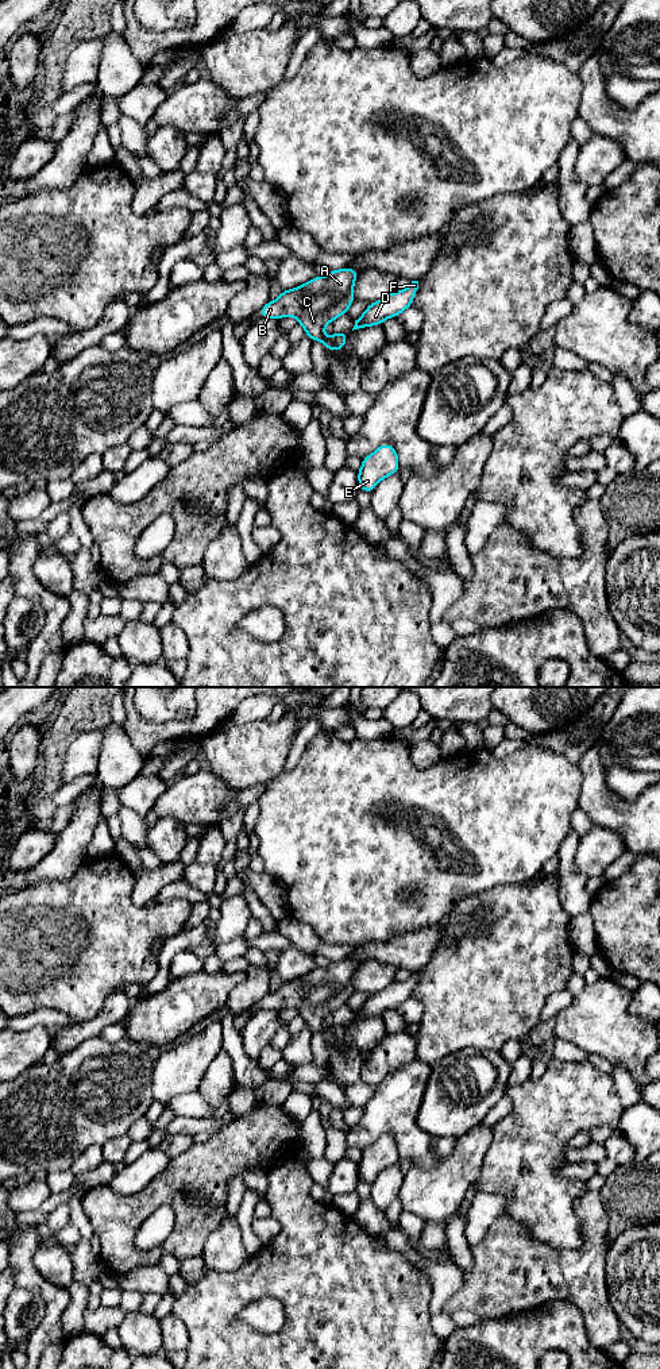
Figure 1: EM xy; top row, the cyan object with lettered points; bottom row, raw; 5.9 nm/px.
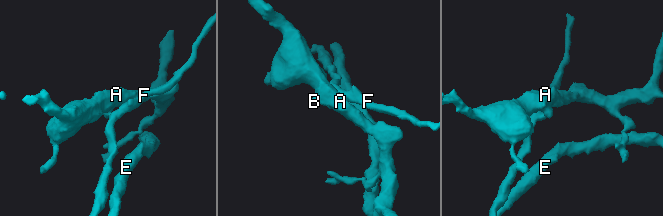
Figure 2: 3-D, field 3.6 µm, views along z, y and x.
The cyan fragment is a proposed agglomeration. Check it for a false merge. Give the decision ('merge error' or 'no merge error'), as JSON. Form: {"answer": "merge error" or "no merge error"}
{"answer": "merge error"}

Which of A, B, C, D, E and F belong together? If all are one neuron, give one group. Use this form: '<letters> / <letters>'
A B C / D E F

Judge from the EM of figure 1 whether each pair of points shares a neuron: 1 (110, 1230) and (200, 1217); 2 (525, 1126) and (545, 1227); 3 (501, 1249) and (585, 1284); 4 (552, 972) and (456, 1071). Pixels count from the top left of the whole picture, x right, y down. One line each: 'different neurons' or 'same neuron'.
1: same neuron
2: same neuron
3: same neuron
4: different neurons

